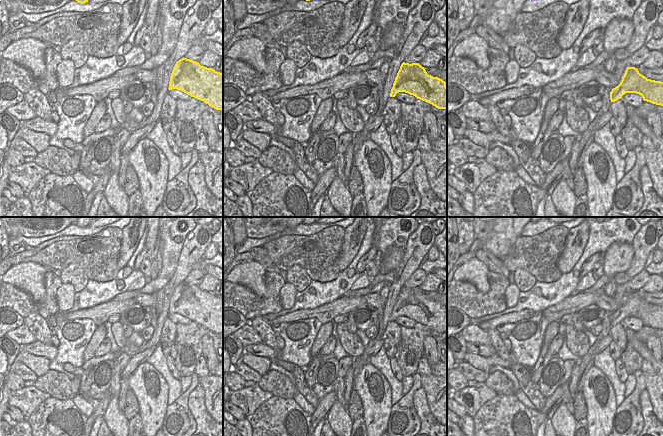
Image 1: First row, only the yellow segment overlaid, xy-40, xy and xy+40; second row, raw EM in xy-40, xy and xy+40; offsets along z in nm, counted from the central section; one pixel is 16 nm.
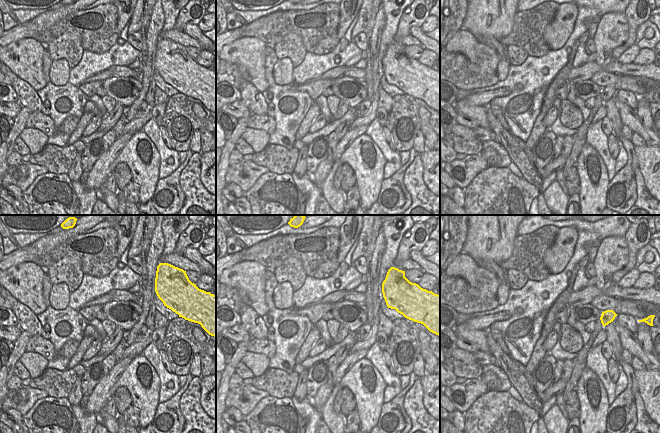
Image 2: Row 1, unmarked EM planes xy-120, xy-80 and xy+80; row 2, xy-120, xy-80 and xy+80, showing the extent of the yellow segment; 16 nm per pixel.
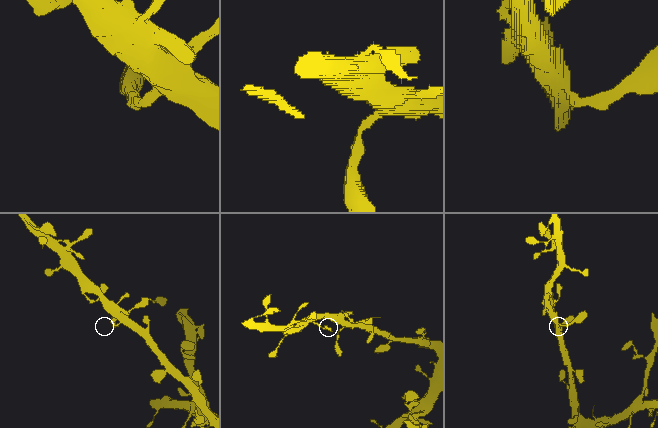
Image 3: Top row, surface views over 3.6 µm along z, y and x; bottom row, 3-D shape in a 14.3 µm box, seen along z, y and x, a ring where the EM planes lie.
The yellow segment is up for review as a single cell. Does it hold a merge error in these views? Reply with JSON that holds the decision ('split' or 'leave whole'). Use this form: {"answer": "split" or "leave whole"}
{"answer": "leave whole"}

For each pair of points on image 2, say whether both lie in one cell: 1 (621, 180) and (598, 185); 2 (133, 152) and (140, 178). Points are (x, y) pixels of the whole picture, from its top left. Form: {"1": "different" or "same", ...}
{"1": "different", "2": "same"}

